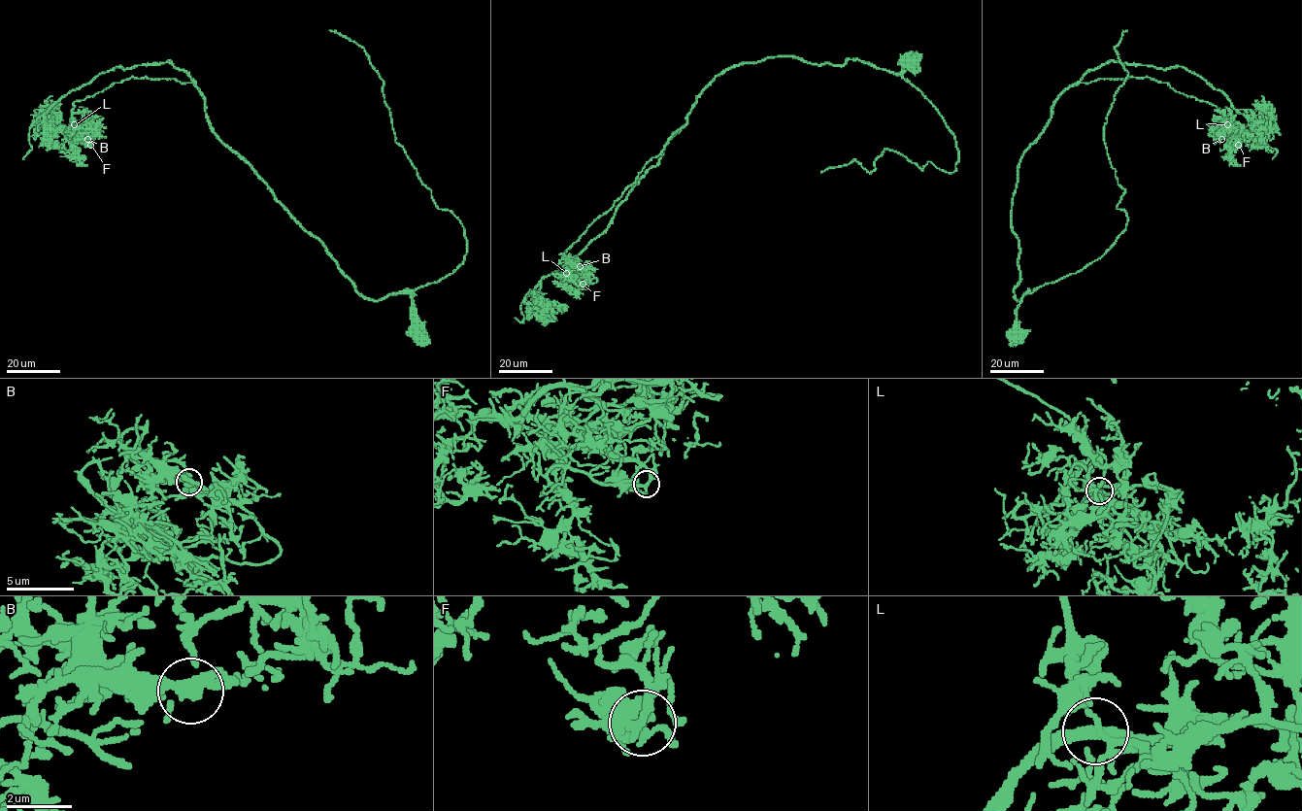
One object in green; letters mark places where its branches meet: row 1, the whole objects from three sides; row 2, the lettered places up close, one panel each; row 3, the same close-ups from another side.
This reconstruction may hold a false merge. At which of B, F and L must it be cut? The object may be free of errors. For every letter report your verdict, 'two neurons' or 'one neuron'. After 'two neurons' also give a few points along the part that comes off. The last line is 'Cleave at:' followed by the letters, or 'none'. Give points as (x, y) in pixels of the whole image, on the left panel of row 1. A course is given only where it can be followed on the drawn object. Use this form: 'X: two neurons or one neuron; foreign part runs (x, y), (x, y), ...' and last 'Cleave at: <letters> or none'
B: one neuron
F: one neuron
L: one neuron
Cleave at: none

